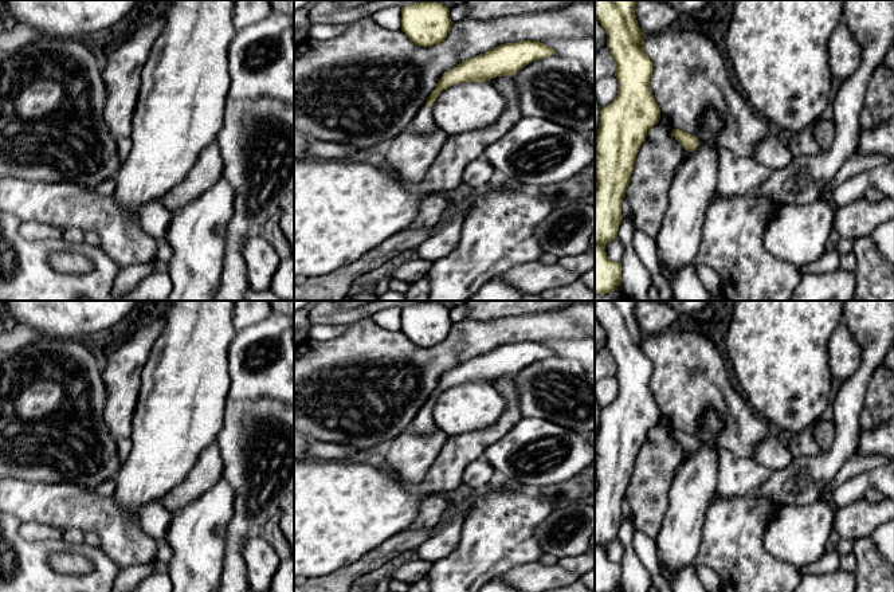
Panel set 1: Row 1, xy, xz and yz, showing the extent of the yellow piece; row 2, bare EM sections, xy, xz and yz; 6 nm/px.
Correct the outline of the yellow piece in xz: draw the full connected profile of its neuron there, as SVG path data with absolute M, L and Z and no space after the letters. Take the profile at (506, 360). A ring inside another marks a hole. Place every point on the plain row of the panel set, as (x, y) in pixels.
M522 341L501 345L485 354L462 362L444 373L439 380L426 405L416 413L411 424L412 431L432 434L438 428L434 423L432 405L447 388L460 383L487 383L502 376L515 376L526 365L550 356L556 356L550 348L536 341Z

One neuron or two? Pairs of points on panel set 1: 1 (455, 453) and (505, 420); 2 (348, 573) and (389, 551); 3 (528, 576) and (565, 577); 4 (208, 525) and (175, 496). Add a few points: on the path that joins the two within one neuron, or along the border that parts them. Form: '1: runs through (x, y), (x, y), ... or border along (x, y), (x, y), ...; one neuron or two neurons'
1: runs through (467, 447), (493, 432); one neuron
2: runs through (359, 568), (379, 556); one neuron
3: runs through (537, 576), (556, 576); one neuron
4: border along (211, 486), (171, 513); two neurons

